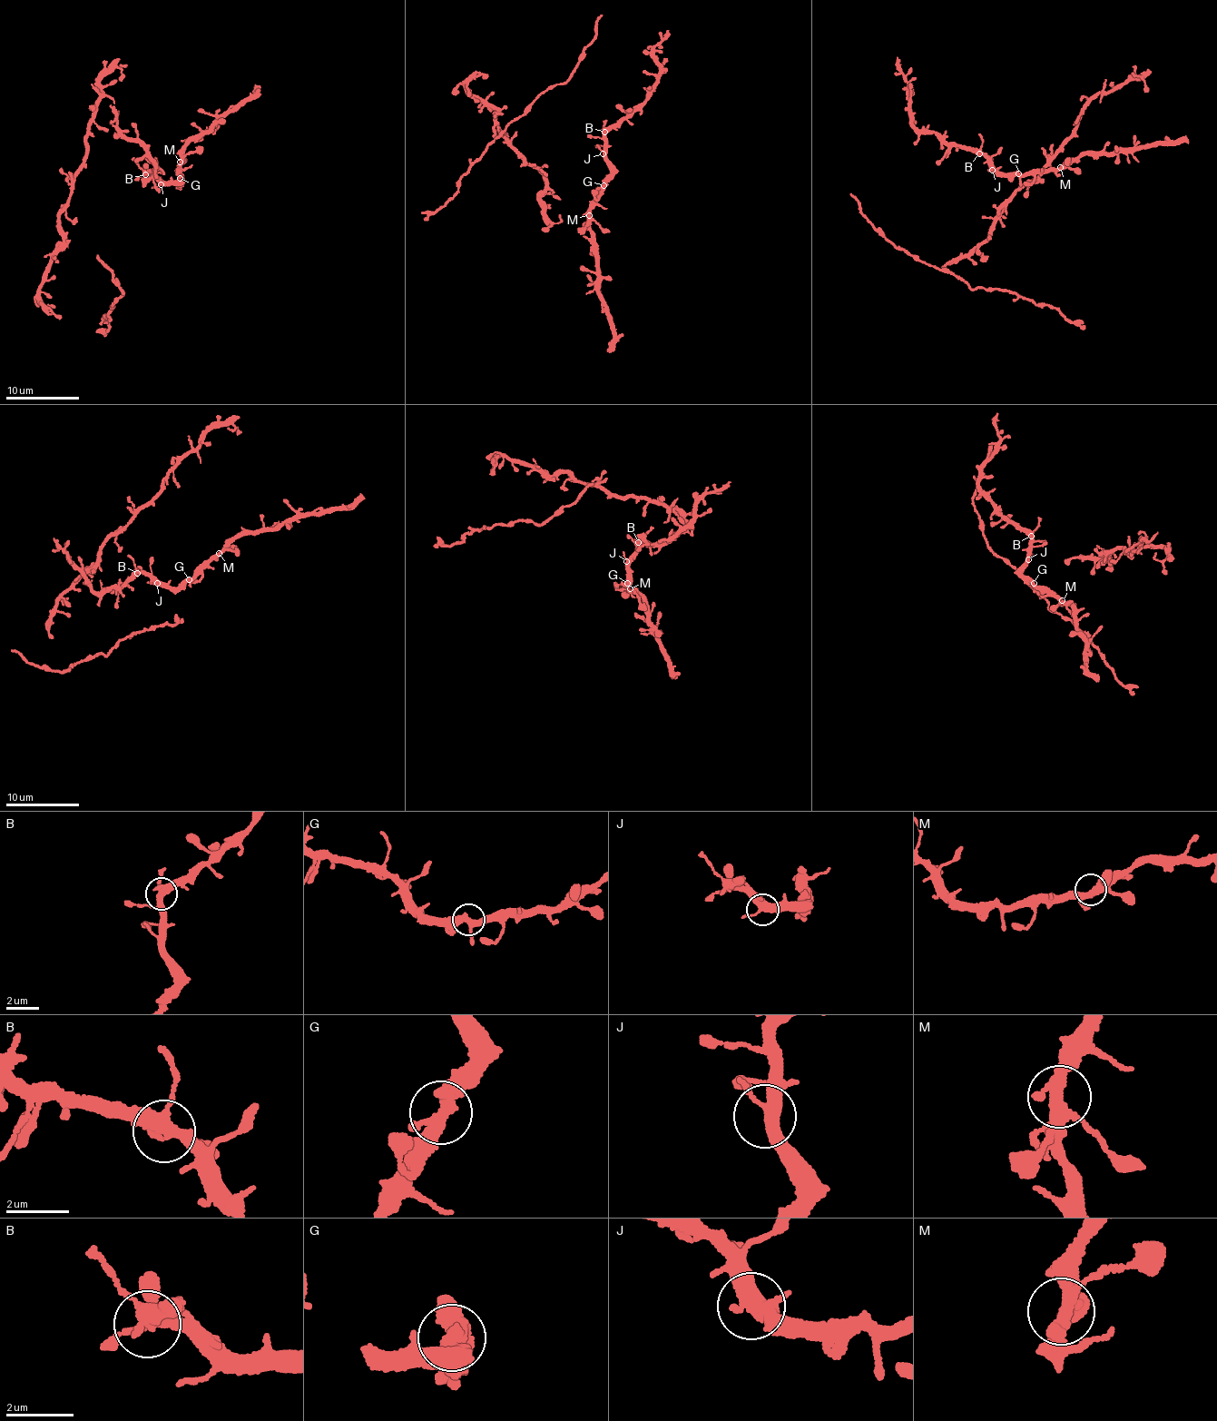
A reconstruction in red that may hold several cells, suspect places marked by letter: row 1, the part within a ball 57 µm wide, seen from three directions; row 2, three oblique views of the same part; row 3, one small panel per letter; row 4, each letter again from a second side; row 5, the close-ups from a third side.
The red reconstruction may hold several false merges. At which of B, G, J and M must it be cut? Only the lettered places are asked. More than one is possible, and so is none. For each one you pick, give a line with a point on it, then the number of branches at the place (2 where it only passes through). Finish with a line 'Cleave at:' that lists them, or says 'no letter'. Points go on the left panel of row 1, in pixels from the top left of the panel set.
Cleave at: no letter

